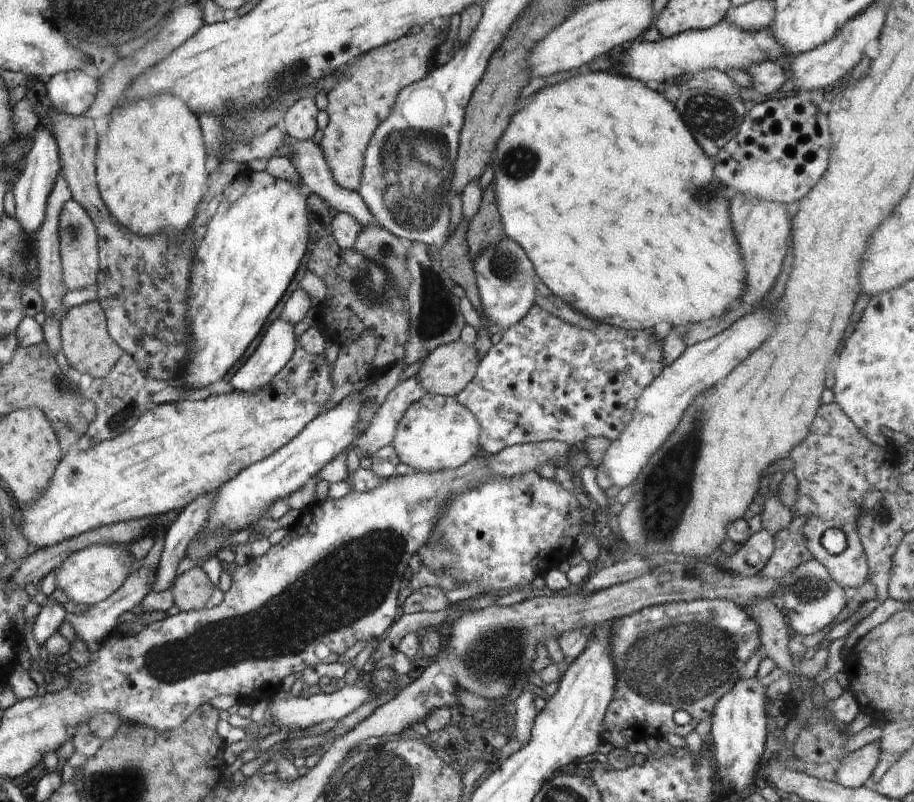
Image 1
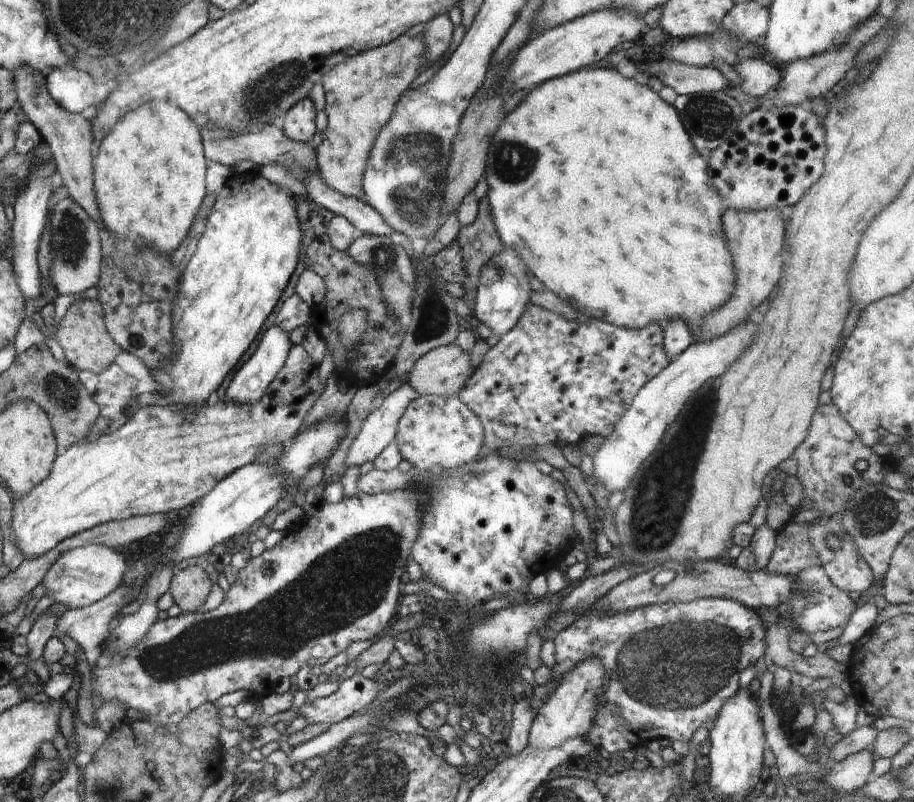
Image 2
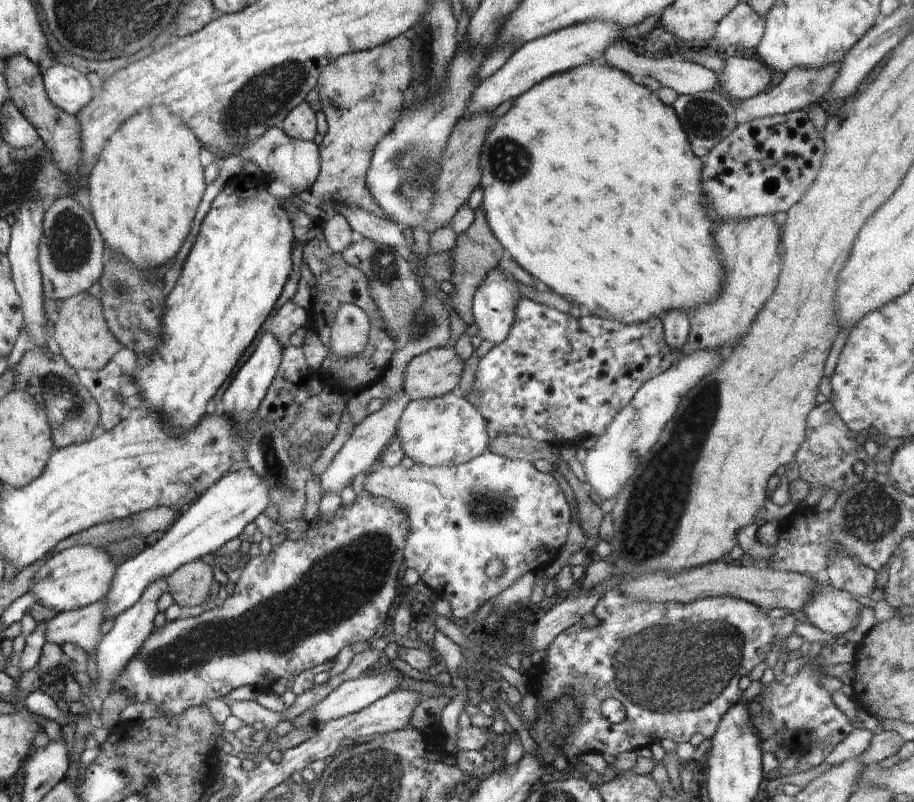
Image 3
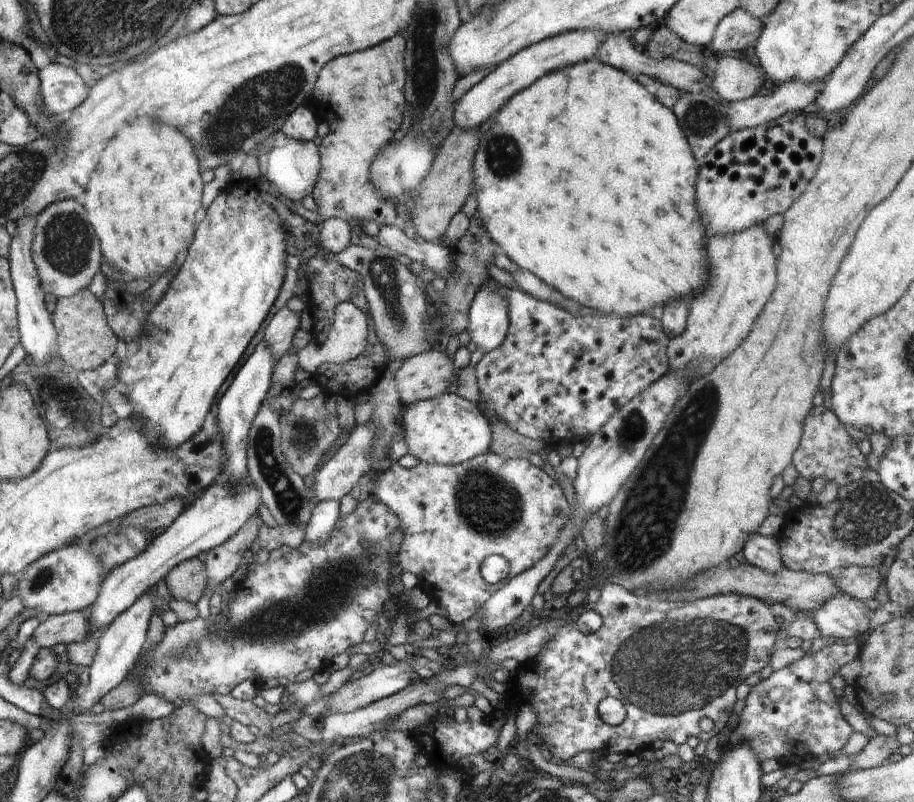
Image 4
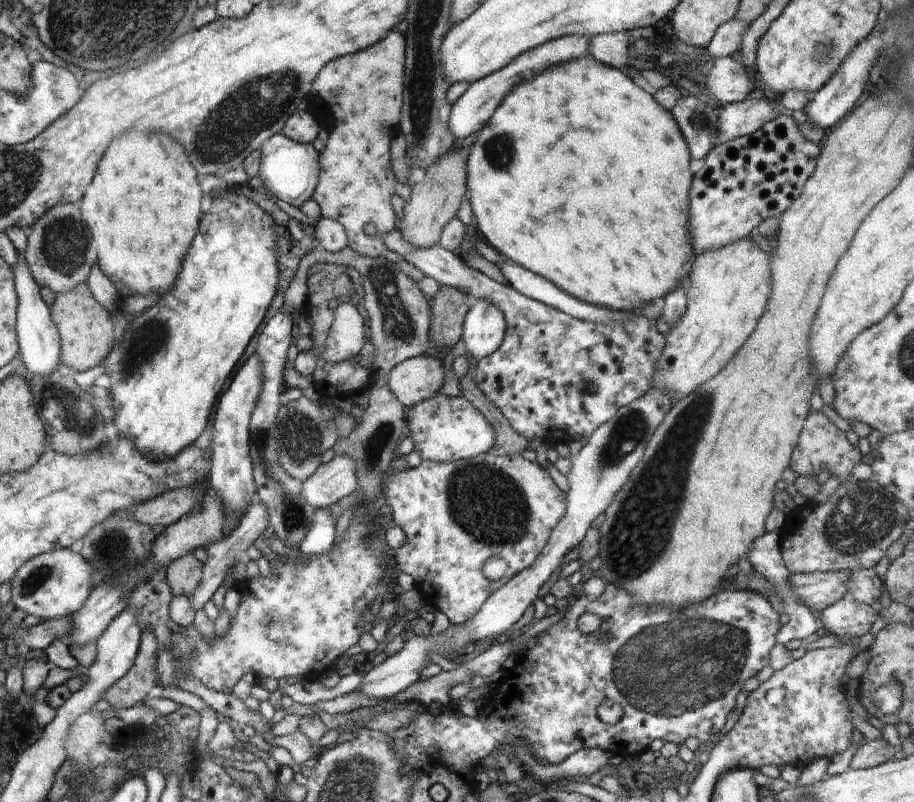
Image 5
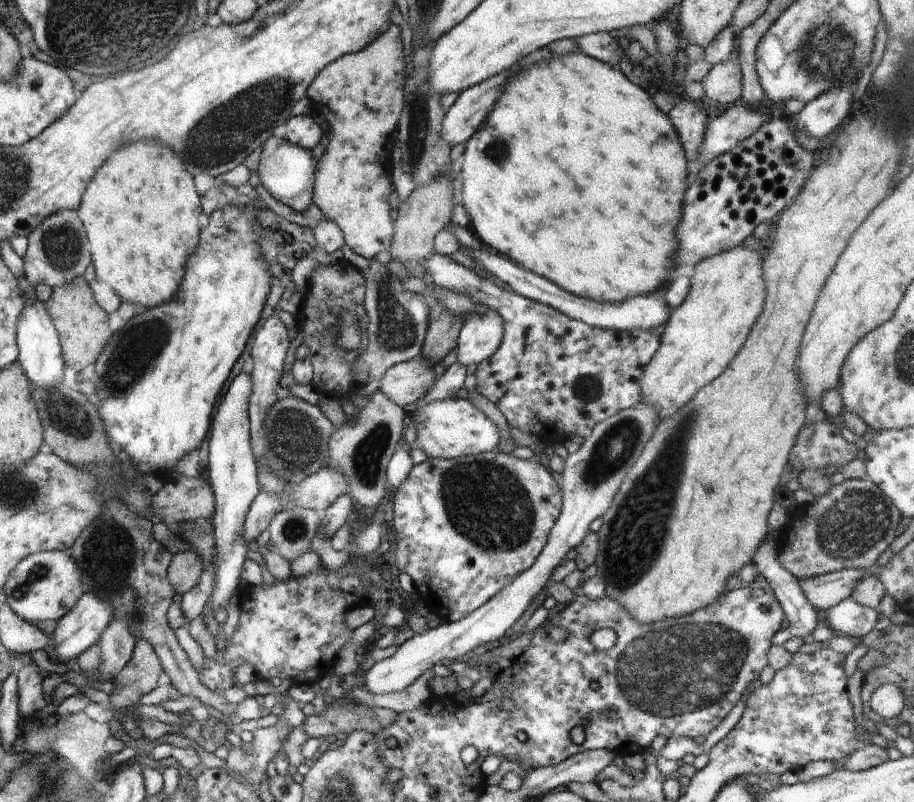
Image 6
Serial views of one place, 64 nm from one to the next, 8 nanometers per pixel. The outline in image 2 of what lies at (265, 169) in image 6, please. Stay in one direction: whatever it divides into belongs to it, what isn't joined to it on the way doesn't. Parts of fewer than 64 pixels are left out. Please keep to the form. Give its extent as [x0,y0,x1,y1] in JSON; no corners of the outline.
[201,124,318,181]

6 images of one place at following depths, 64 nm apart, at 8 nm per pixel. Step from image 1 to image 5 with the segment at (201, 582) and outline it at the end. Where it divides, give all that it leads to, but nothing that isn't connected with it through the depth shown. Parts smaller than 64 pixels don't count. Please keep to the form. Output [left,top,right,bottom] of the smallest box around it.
[166,553,203,599]

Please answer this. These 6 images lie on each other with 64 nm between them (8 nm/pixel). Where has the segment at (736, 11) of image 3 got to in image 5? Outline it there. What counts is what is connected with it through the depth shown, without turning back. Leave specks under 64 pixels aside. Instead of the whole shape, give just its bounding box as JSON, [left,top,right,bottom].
[707,17,749,60]

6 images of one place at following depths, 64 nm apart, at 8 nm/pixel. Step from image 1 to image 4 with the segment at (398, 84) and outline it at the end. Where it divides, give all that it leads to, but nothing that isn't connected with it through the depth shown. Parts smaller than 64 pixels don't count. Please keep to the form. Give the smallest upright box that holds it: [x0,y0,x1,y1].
[311,33,407,249]

